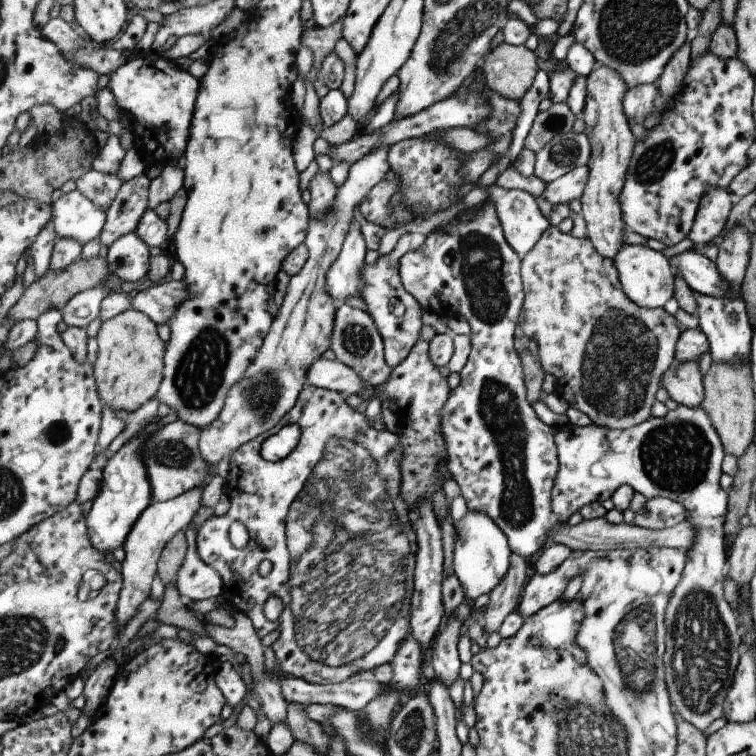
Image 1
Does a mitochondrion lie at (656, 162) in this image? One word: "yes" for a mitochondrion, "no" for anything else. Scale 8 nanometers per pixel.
yes

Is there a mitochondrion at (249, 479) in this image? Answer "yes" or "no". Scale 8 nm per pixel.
no

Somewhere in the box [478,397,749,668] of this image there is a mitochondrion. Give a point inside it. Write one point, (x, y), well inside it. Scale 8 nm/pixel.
(675, 456)

